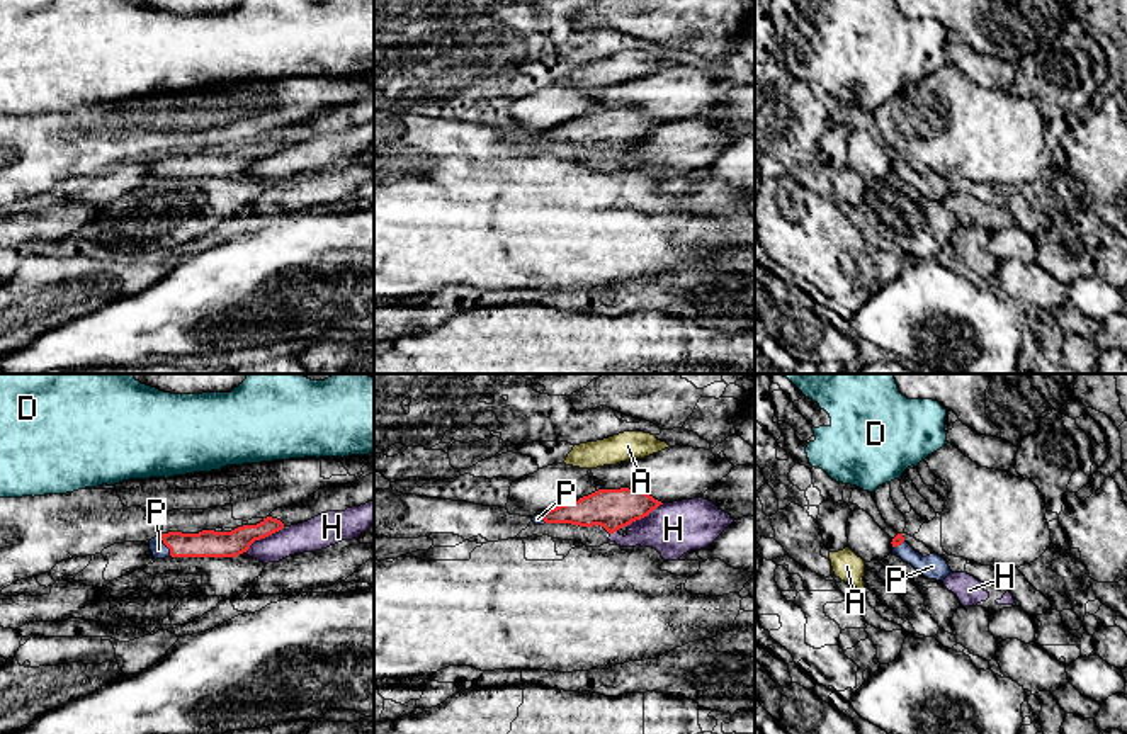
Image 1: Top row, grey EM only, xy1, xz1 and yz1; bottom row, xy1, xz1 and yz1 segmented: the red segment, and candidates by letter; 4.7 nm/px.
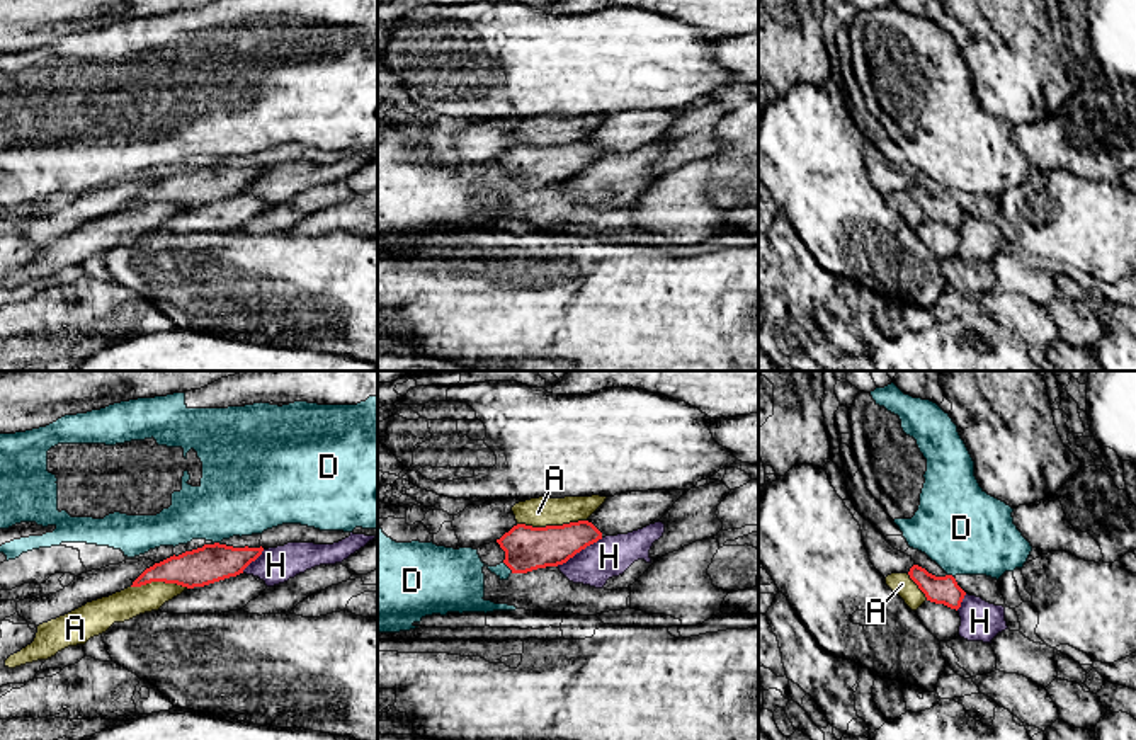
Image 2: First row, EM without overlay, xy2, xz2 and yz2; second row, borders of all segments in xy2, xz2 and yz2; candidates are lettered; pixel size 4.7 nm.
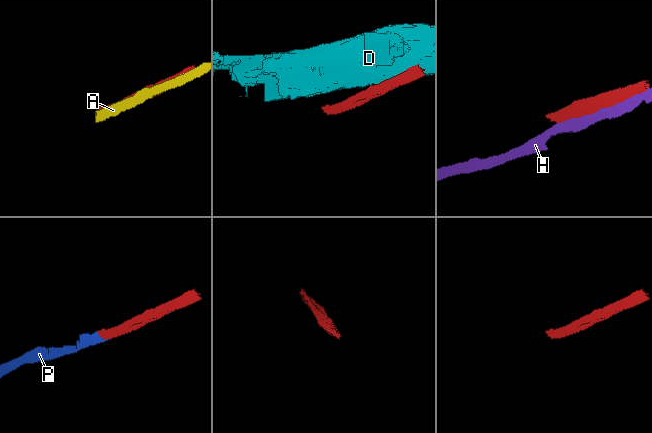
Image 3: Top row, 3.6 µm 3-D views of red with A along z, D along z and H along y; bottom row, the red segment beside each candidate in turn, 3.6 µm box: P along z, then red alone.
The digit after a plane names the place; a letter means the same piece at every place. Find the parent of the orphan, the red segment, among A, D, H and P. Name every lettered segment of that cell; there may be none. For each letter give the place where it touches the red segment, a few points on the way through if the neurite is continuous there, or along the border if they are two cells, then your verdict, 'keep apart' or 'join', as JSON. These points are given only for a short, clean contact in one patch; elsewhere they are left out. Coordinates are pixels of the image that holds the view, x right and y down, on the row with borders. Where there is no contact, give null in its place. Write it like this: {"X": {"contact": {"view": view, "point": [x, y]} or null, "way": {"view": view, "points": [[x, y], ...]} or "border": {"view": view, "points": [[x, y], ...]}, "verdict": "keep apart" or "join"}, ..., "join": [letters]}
{"A": {"contact": {"view": "xz2", "point": [551, 526]}, "verdict": "keep apart"}, "D": {"contact": {"view": "xz2", "point": [507, 565]}, "verdict": "keep apart"}, "H": {"contact": {"view": "xz2", "point": [579, 552]}, "verdict": "keep apart"}, "P": {"contact": {"view": "xy1", "point": [165, 544]}, "way": {"view": "xy1", "points": [[208, 542], [165, 544], [158, 549]]}, "verdict": "join"}, "join": ["P"]}

